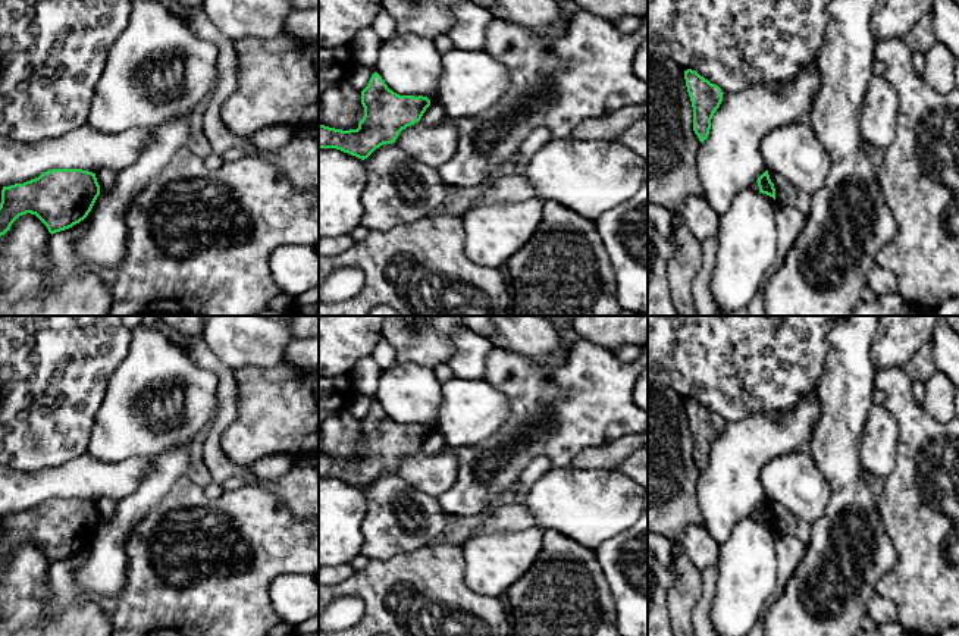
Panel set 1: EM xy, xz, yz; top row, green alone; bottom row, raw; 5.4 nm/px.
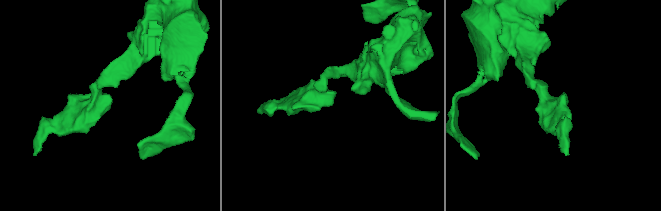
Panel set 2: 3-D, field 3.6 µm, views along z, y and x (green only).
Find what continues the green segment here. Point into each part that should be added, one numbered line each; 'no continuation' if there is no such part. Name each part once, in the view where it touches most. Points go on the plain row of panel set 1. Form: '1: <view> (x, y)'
no continuation

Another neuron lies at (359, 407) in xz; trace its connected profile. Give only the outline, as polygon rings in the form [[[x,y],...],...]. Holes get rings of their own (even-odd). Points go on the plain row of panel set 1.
[[[355,395],[345,410],[355,419],[363,420],[374,401],[374,395]]]

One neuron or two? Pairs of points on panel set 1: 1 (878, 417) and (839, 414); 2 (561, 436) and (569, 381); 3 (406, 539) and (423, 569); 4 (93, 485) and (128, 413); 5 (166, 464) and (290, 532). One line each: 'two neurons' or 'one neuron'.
1: two neurons
2: one neuron
3: two neurons
4: two neurons
5: two neurons

